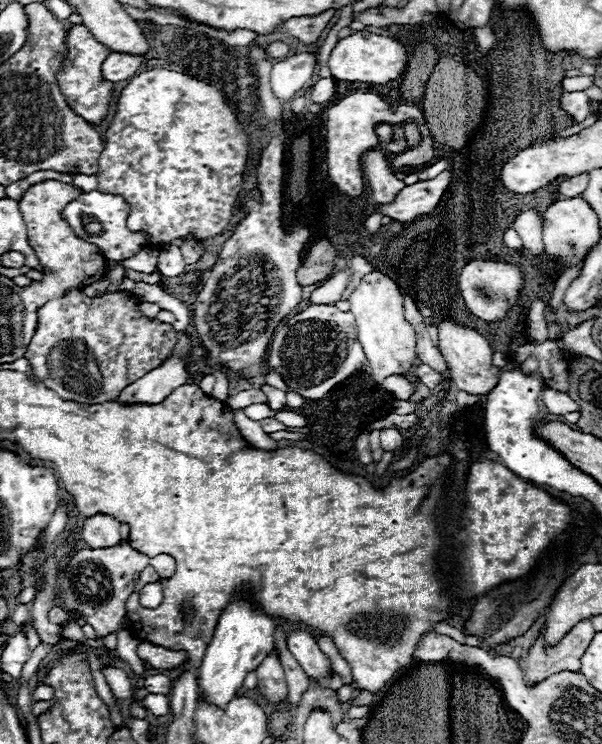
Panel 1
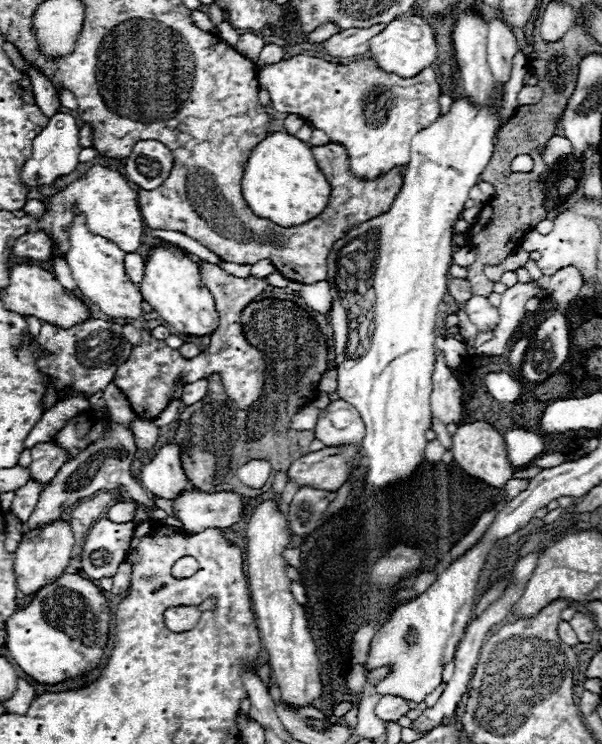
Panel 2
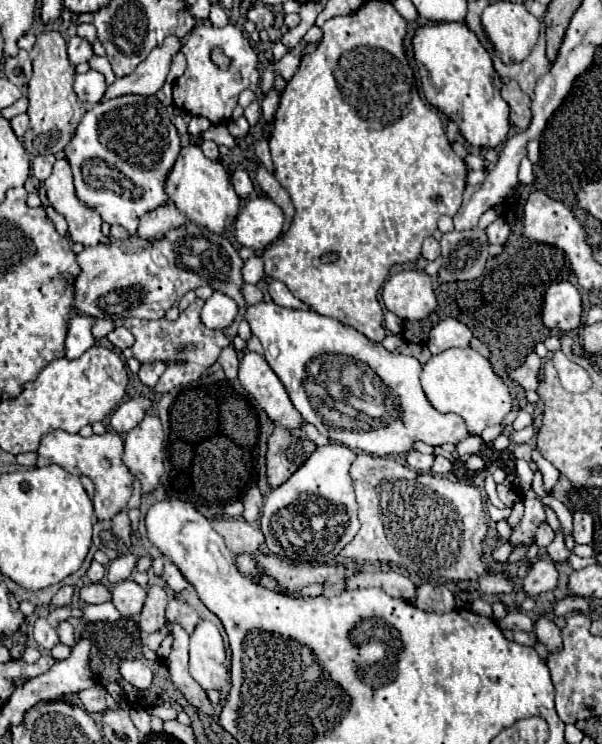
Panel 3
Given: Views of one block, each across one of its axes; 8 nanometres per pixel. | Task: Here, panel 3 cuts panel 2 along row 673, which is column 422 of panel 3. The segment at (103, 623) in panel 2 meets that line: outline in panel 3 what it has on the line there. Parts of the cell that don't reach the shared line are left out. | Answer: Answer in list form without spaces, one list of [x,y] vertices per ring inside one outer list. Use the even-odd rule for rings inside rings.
[[[430,22],[416,28],[412,48],[426,100],[452,120],[472,146],[502,144],[510,130],[508,104],[492,82],[492,60],[474,32],[464,22]]]

